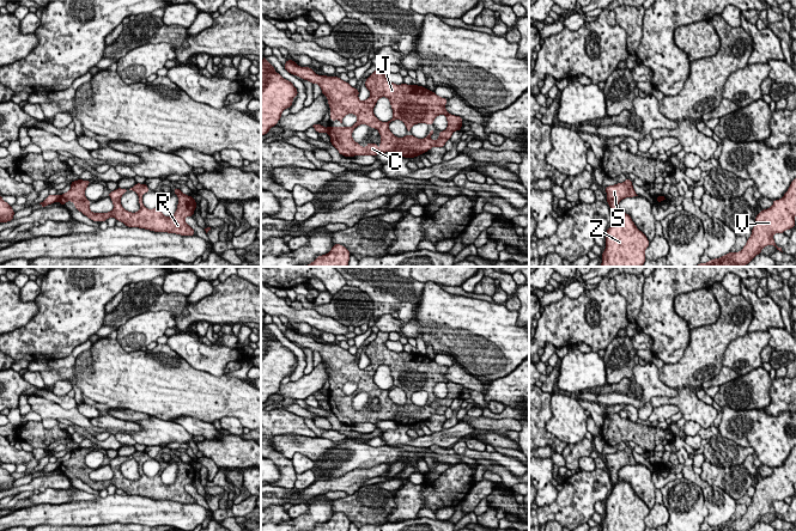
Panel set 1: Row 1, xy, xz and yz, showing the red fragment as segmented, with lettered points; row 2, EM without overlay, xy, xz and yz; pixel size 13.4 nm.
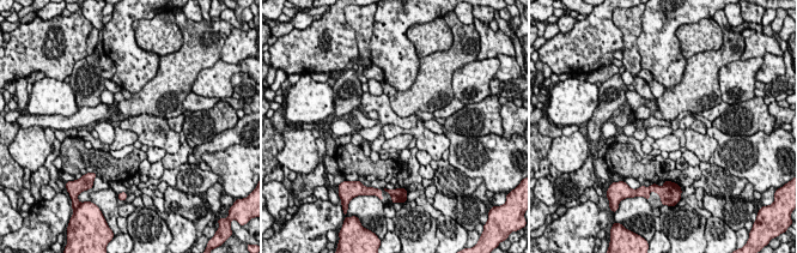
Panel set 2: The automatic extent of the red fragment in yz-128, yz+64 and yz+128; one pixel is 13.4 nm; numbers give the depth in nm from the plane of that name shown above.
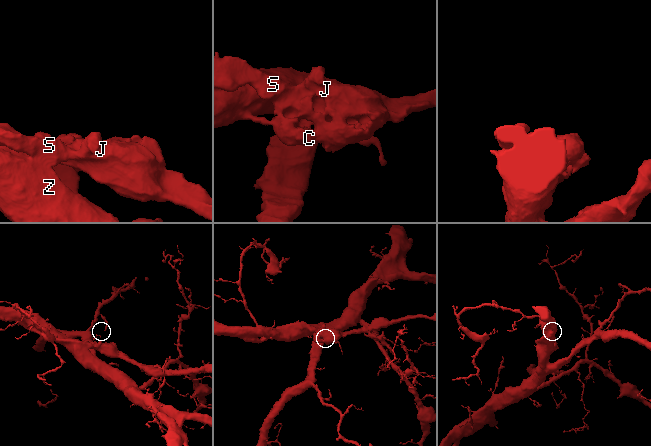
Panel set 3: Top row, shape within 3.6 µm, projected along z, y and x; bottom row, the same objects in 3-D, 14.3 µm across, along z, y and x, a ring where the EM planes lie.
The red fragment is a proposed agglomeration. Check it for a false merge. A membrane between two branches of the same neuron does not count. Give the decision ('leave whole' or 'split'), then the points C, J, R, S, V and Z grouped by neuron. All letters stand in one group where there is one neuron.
split; groups C J R S / V Z

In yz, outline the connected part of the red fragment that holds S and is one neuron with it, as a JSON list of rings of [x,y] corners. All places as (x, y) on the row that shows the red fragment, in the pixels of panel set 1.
[[[626,178],[624,183],[606,187],[606,193],[613,218],[616,216],[619,209],[618,205],[622,199],[638,196],[630,178]]]

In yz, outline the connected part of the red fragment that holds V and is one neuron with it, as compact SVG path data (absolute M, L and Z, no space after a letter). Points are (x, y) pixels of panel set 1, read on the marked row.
M796 178L792 179L788 191L779 200L773 200L773 205L758 213L755 225L752 228L752 236L747 239L747 244L739 252L729 252L719 258L710 260L707 263L699 263L697 267L745 267L767 245L773 245L782 251L774 243L774 233L784 233L785 230L795 227L796 215Z

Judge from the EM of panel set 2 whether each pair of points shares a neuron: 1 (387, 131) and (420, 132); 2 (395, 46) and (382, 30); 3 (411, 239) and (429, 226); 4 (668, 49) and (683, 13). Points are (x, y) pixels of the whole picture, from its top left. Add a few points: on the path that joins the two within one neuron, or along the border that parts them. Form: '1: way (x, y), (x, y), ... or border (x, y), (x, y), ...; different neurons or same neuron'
1: way (395, 131), (412, 131); same neuron
2: way (391, 42), (385, 34); same neuron
3: way (415, 234), (424, 226); same neuron
4: way (668, 41), (668, 29), (675, 22); same neuron

